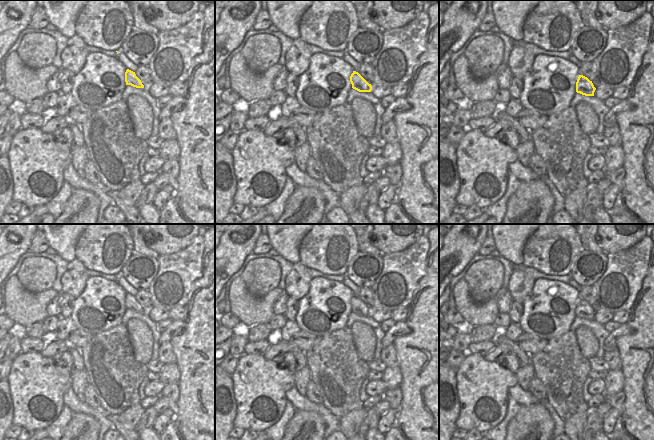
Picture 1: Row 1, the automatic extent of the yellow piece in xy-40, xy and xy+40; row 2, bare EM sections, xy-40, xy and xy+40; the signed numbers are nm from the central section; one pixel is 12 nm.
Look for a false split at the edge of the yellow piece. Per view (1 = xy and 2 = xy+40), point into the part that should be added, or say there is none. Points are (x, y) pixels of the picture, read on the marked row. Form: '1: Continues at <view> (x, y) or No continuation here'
1: No continuation here
2: No continuation here

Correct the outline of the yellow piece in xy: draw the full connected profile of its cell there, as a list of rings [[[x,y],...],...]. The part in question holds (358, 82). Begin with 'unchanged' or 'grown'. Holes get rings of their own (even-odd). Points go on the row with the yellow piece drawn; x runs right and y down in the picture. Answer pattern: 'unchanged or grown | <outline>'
unchanged | [[[353,71],[350,76],[352,88],[359,92],[371,92],[372,86],[358,72]]]

